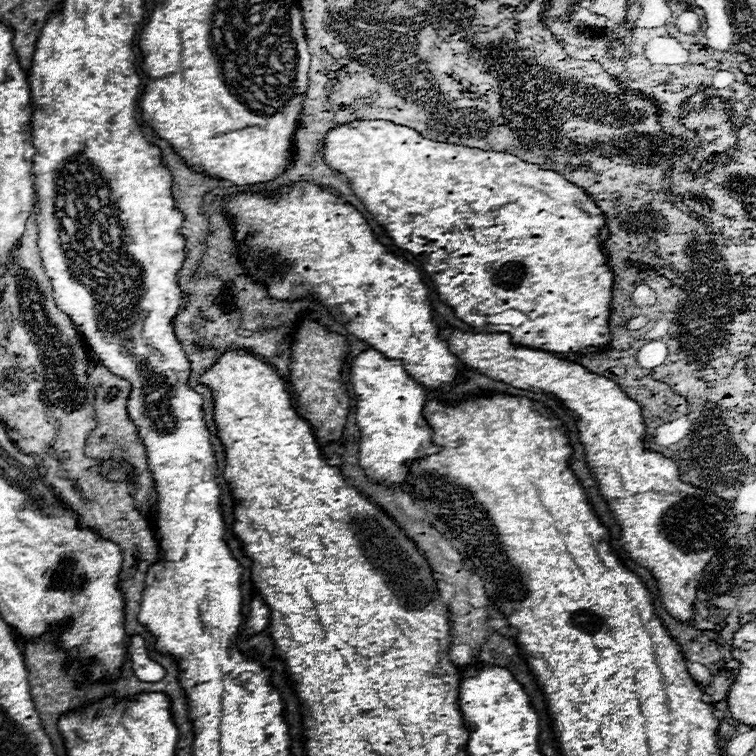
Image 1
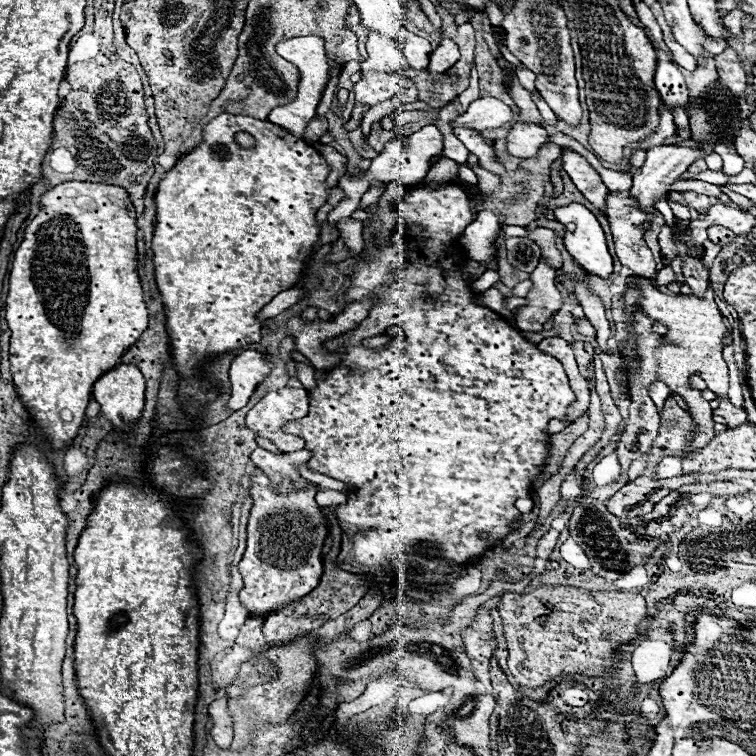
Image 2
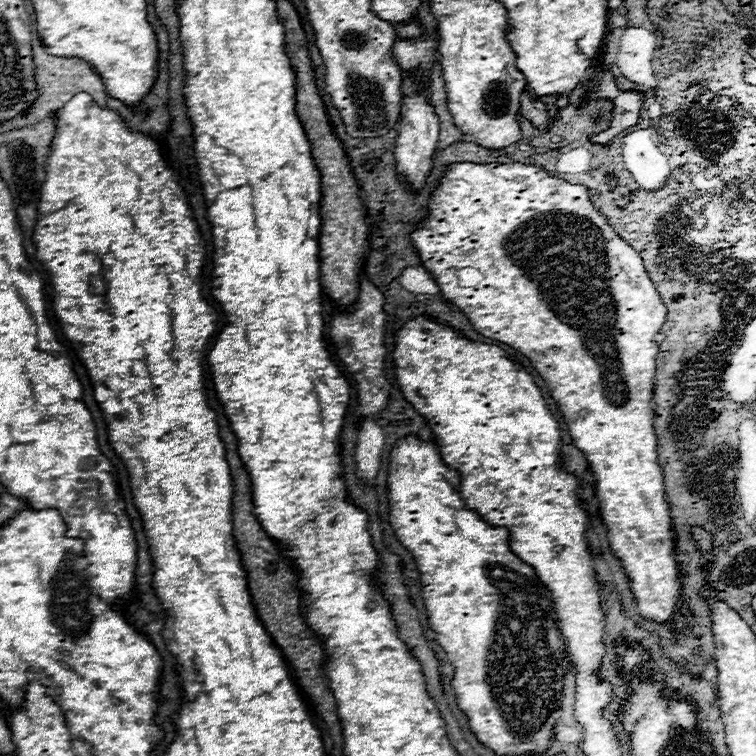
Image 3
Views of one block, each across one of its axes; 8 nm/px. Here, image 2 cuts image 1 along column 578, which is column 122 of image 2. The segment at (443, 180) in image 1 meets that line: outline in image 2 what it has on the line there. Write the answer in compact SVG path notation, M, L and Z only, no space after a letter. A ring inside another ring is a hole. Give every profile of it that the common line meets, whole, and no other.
M64 182L64 184L58 184L56 188L52 188L50 192L46 192L42 196L42 212L28 224L26 236L14 254L12 272L10 272L10 290L6 296L6 320L8 320L8 326L12 330L12 336L10 336L10 372L14 378L14 388L16 388L18 398L26 406L28 416L40 428L42 436L46 440L50 440L54 450L72 446L74 444L72 440L82 430L84 410L92 398L92 386L96 384L96 380L104 372L112 370L118 364L122 352L126 348L130 348L148 326L148 310L146 310L146 304L142 298L142 286L140 286L140 278L136 272L136 212L134 212L134 206L132 206L124 188L112 186L112 184ZM64 414L68 414L72 418L62 420Z

